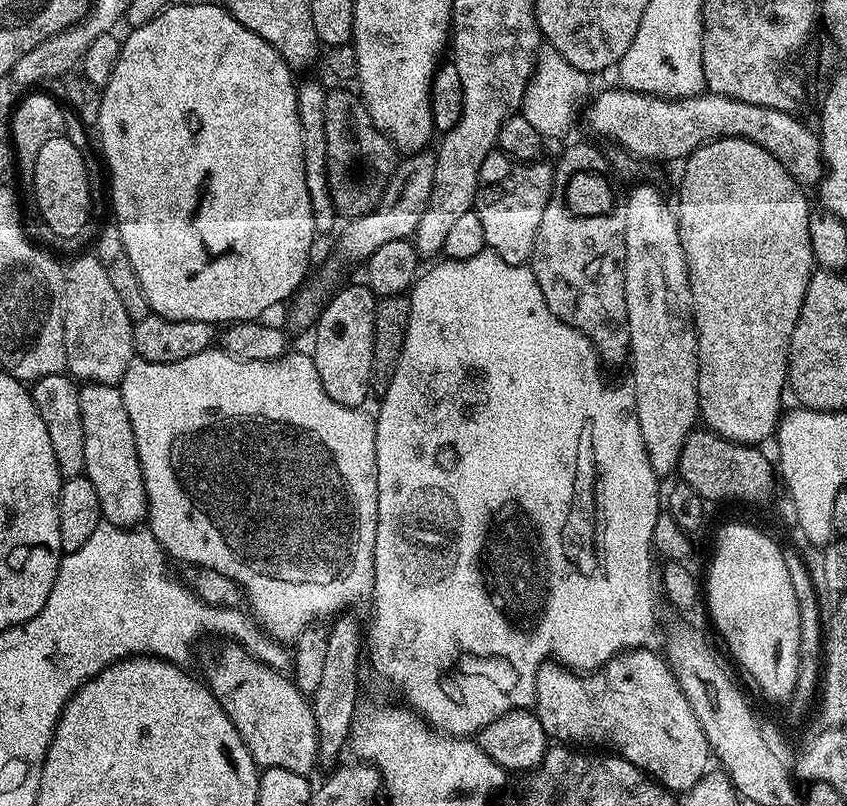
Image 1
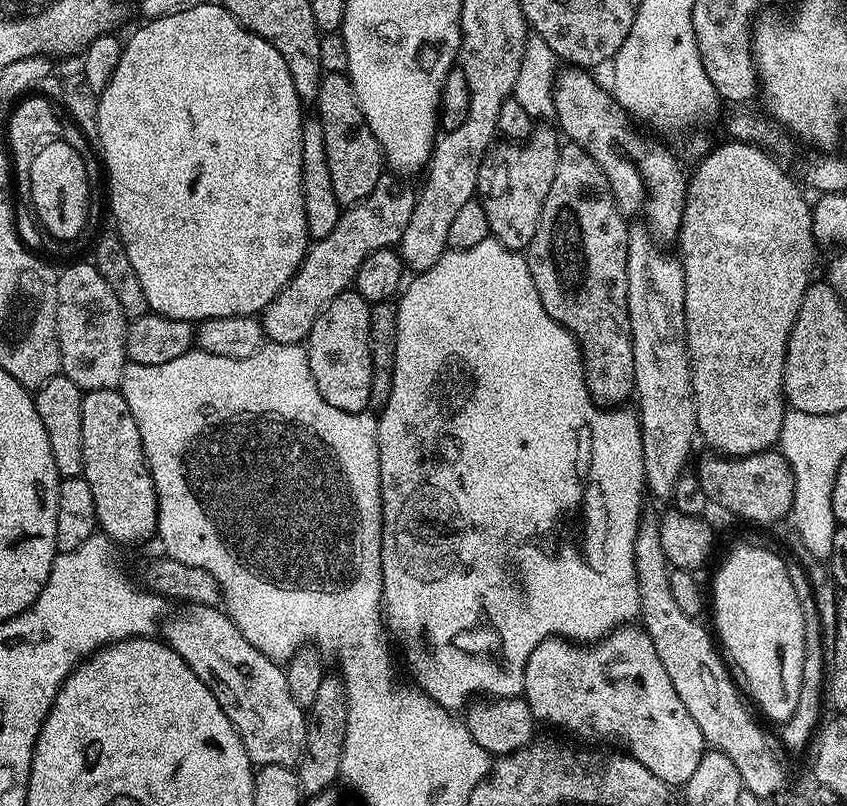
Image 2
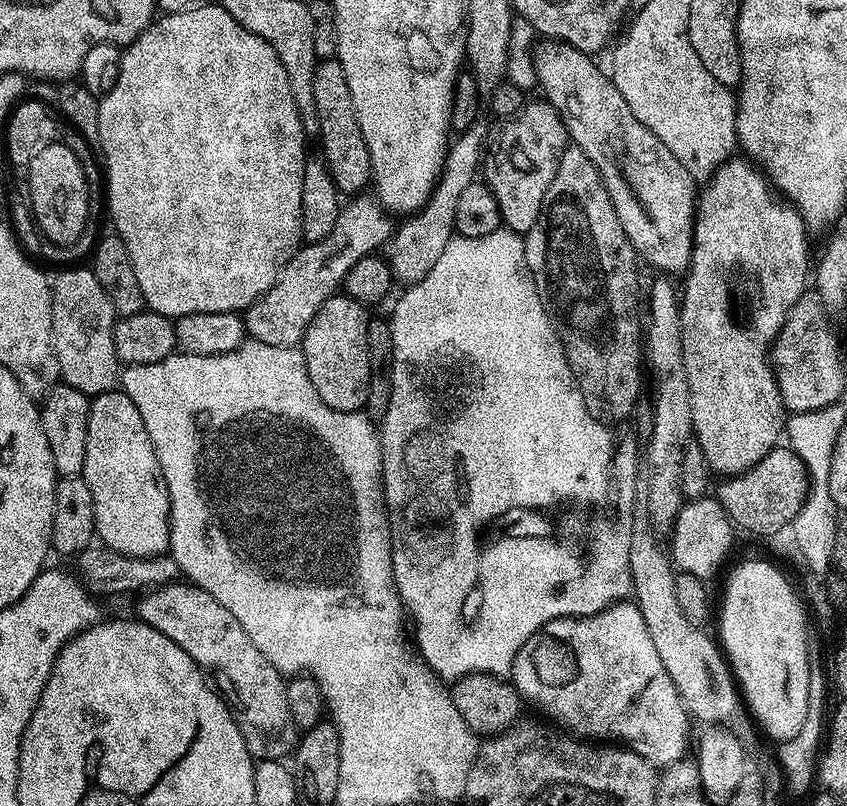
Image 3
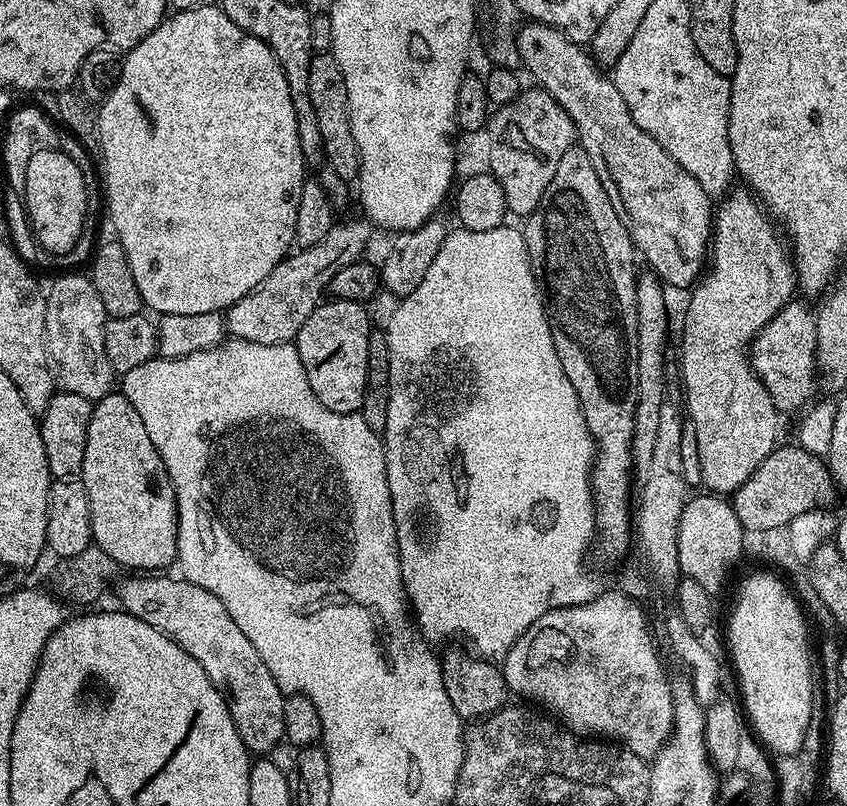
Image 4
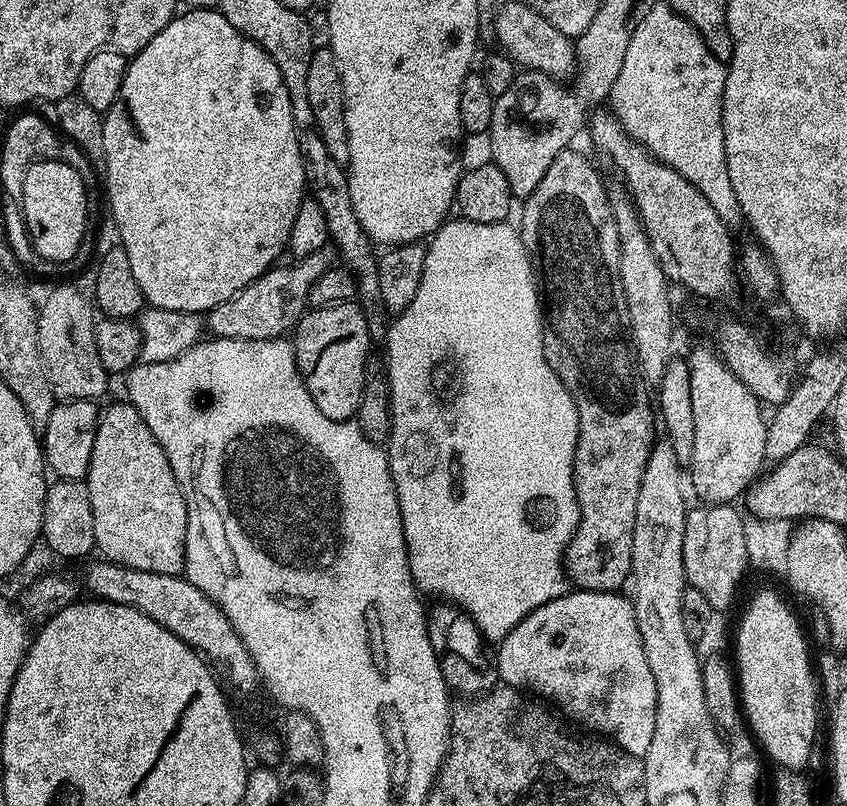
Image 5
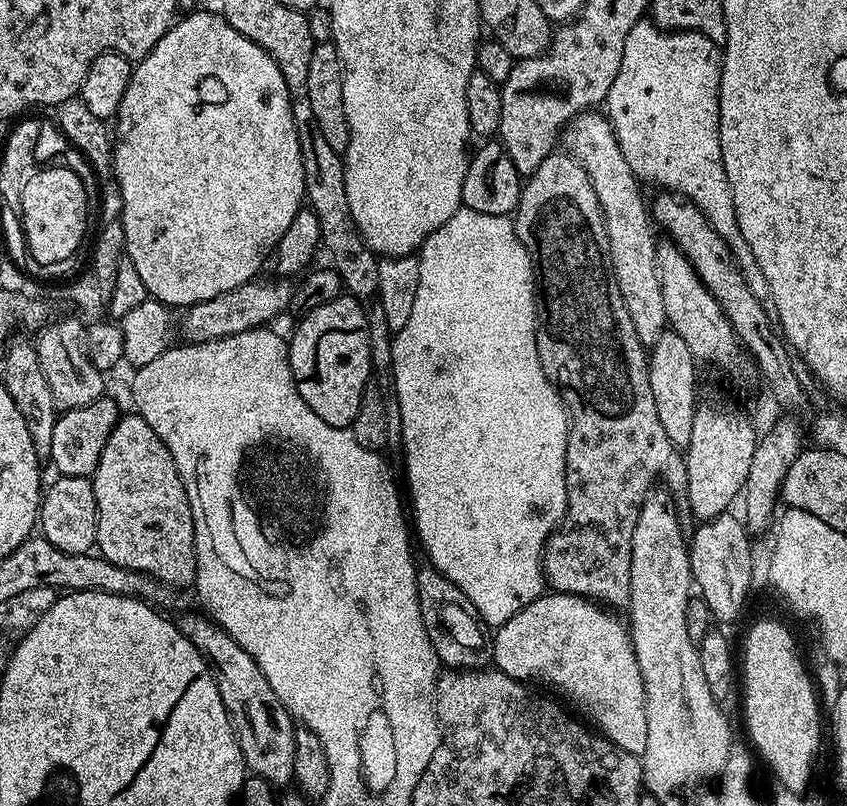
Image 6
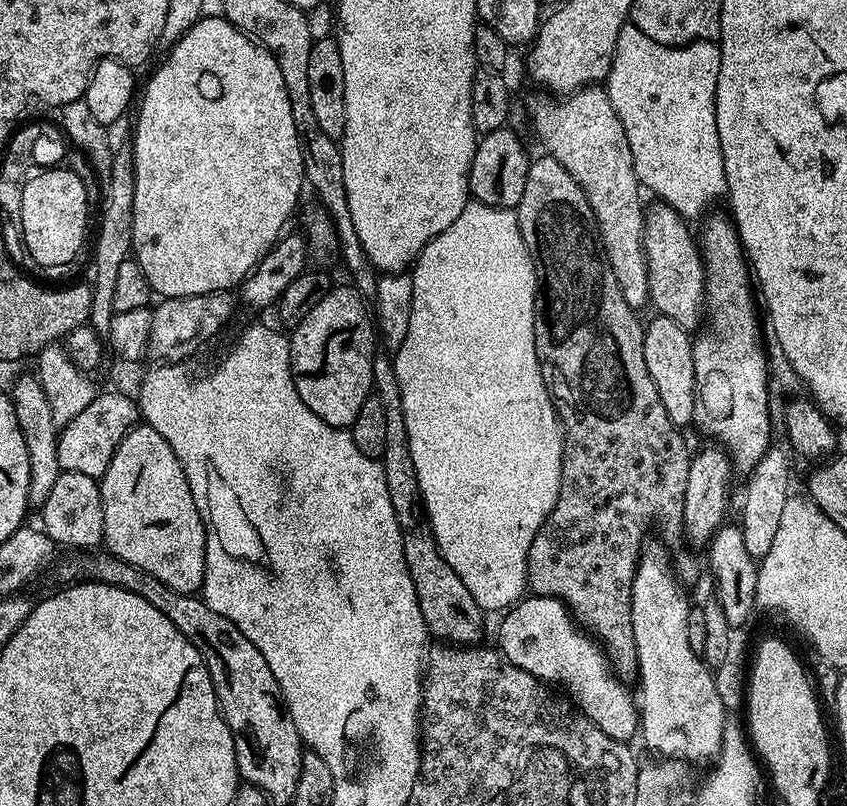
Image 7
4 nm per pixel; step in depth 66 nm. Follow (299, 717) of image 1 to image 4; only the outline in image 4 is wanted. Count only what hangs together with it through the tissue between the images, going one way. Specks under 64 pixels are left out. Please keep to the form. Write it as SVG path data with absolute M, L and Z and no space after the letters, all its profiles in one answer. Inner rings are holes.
M128 574L120 585L117 583L116 596L120 599L119 607L123 611L129 612L134 618L142 618L142 622L147 622L149 626L154 626L166 638L170 638L214 682L214 686L222 694L226 706L230 710L230 718L234 718L234 726L242 738L242 742L248 747L249 753L252 754L272 754L272 751L279 746L280 742L285 739L285 723L283 720L283 704L285 693L281 692L280 687L274 682L274 674L266 670L266 662L258 658L258 650L254 650L254 645L250 643L250 638L242 634L241 628L230 618L230 610L210 590L202 586L194 586L194 582L168 576L172 574Z

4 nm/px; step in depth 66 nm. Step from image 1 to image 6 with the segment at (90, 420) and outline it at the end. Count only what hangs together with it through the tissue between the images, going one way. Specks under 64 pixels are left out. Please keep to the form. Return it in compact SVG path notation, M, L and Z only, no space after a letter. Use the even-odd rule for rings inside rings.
M139 414L131 415L121 415L112 427L110 438L106 438L106 446L102 450L102 458L98 458L96 472L90 477L98 506L96 548L99 555L111 564L135 572L147 572L161 585L173 584L176 588L195 585L196 531L192 507L178 474L178 466L174 466L174 458L170 458L170 450L166 450L162 438L150 430L148 423Z

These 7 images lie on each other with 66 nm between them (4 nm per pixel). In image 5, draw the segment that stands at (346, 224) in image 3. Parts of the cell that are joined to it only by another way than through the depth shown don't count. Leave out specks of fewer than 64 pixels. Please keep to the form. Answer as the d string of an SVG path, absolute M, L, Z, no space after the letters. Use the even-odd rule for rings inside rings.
M326 246L291 262L293 264L281 263L269 268L234 298L210 309L206 313L207 331L213 337L231 340L275 340L291 333L309 307L310 286L314 286L314 282L318 282L318 278L322 278L322 274L333 267L334 252Z

